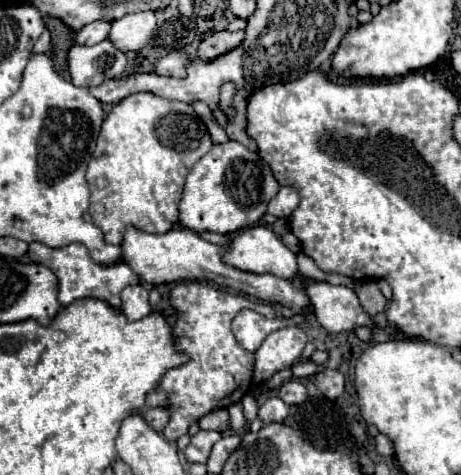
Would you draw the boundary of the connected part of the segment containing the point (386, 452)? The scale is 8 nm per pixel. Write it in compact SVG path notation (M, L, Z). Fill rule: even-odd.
M378 434L378 436L376 436L376 450L378 450L382 456L392 456L392 454L394 454L390 438L384 436L384 434Z

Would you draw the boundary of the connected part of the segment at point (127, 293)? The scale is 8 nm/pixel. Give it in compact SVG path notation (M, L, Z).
M130 286L122 290L122 310L128 320L140 320L152 312L148 304L148 290L146 286Z

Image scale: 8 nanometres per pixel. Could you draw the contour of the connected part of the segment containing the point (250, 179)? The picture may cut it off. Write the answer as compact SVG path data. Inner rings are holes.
M234 140L214 144L212 150L194 164L186 178L184 194L178 204L178 224L198 234L234 234L242 228L254 226L266 214L266 206L276 196L278 188L278 180L258 152L248 150Z

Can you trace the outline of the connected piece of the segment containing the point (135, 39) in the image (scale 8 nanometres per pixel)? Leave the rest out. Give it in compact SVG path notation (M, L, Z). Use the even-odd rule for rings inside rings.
M154 10L130 12L112 24L108 38L124 52L140 50L146 46L156 32L156 14Z

